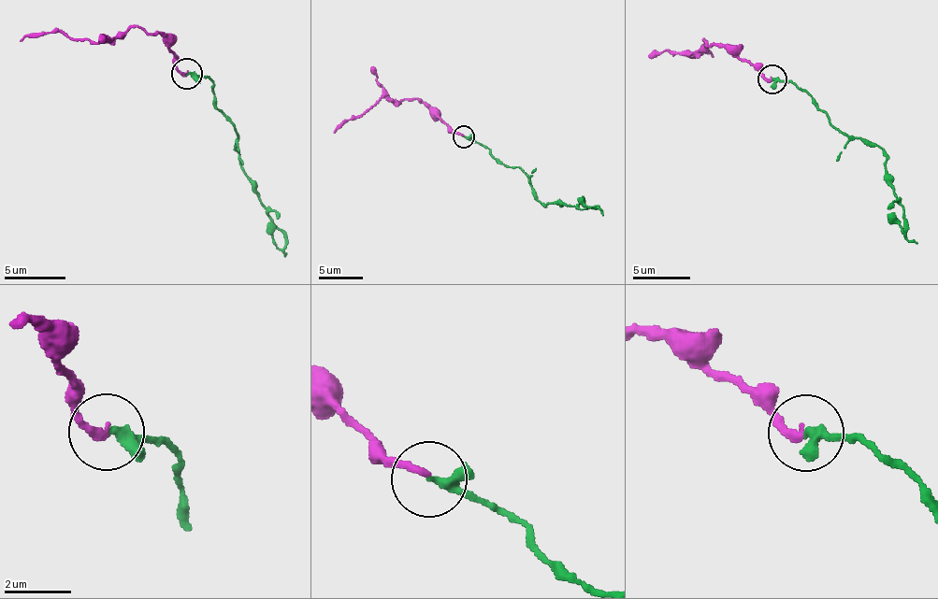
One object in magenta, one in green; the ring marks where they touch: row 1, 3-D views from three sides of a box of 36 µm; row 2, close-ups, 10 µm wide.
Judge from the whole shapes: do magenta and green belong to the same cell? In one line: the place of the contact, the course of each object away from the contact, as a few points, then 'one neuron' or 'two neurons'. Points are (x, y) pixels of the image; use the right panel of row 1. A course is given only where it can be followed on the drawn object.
(772, 79) | magenta via (772, 80), (724, 47), (713, 47), (704, 41), (690, 57), (699, 55), (703, 47), (714, 58) | green via (772, 80), (787, 79), (811, 96), (843, 134), (884, 150), (887, 181), (901, 207), (907, 238), (916, 244) | one neuron

